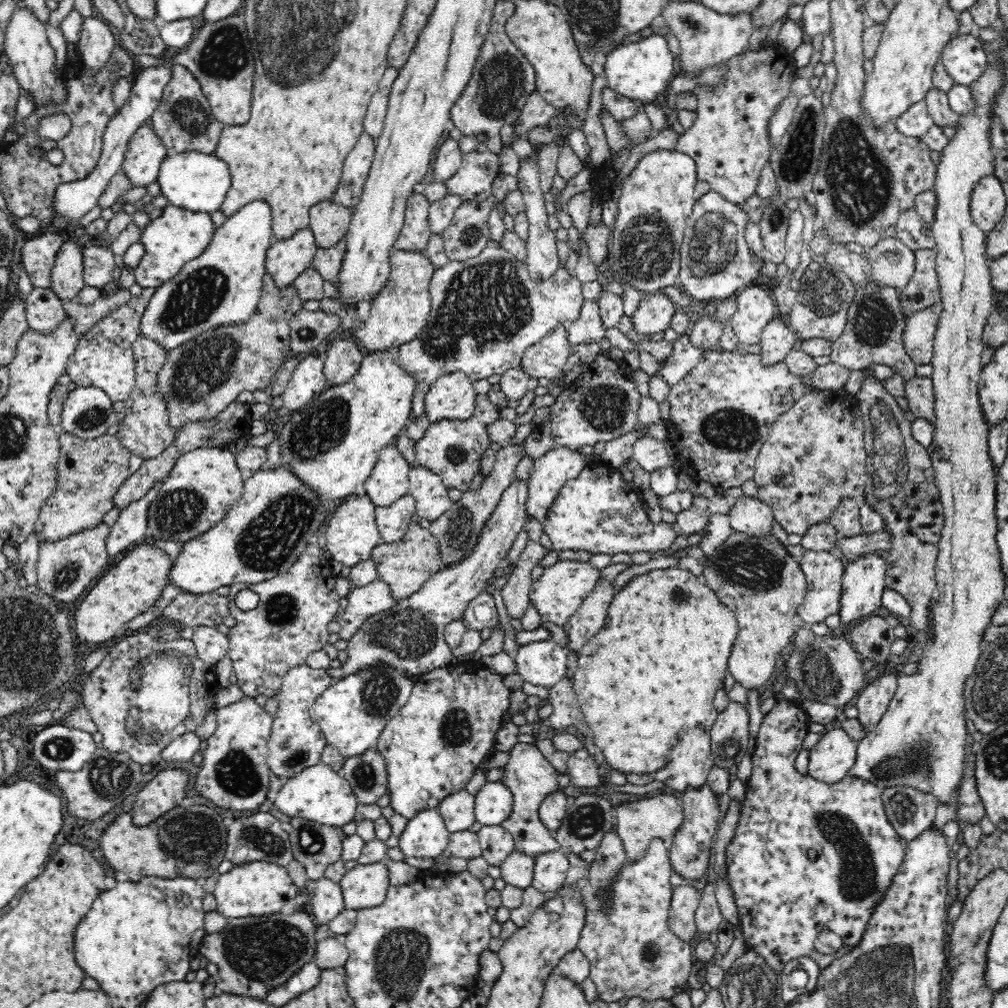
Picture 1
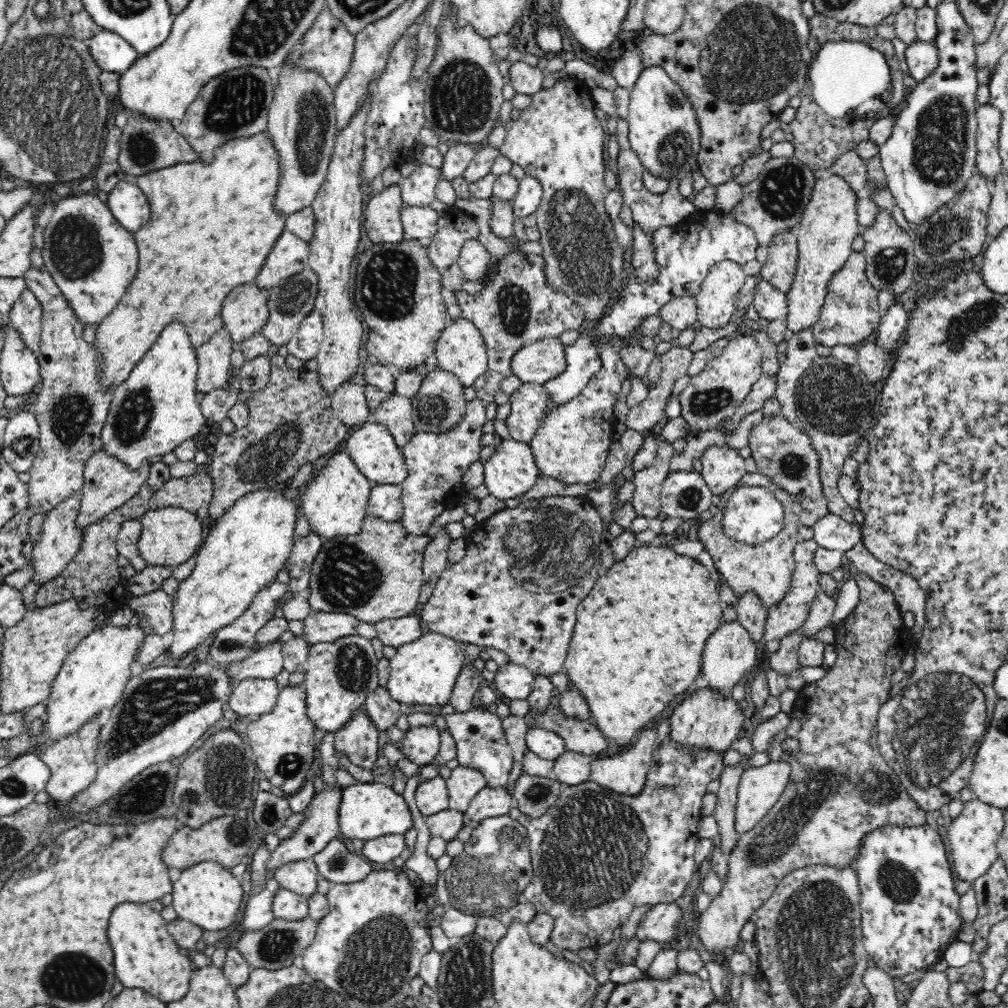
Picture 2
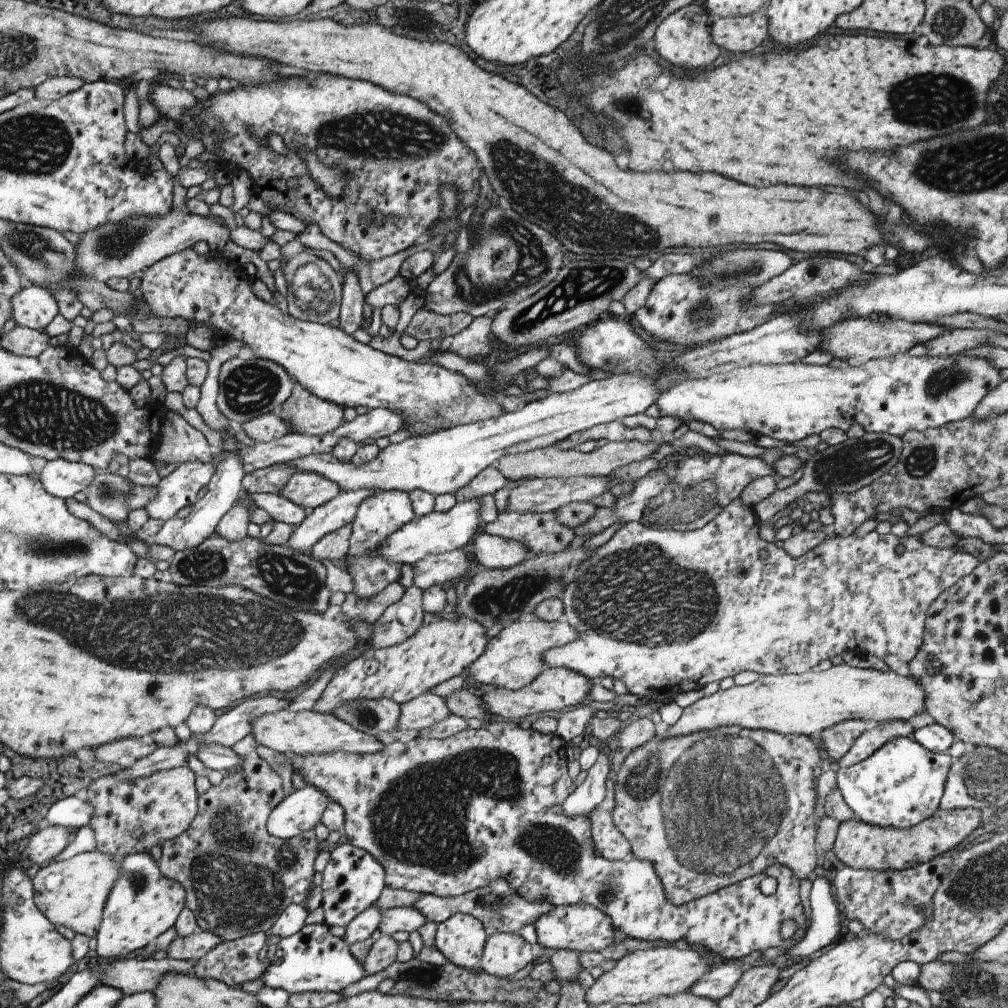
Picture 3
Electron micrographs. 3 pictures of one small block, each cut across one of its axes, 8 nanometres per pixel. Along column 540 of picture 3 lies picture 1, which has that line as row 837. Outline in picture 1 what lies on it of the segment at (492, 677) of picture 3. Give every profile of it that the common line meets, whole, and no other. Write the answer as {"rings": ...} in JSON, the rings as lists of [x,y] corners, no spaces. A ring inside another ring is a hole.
{"rings":[[[667,793],[651,794],[644,798],[634,797],[632,801],[617,806],[617,810],[616,830],[630,862],[640,860],[646,854],[652,839],[658,838],[669,843],[684,822],[682,805],[678,804],[676,797]]]}

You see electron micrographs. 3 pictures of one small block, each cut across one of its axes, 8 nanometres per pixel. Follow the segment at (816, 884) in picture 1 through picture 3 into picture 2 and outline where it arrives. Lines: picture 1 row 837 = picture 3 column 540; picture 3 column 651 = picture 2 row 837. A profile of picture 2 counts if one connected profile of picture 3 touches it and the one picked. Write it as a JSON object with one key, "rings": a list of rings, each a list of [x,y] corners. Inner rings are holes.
{"rings":[[[928,824],[879,828],[863,836],[854,867],[860,883],[862,942],[871,963],[897,981],[906,974],[929,968],[939,958],[945,958],[947,946],[954,938],[958,939],[964,922],[959,915],[960,895],[954,889],[946,848],[938,831]]]}

